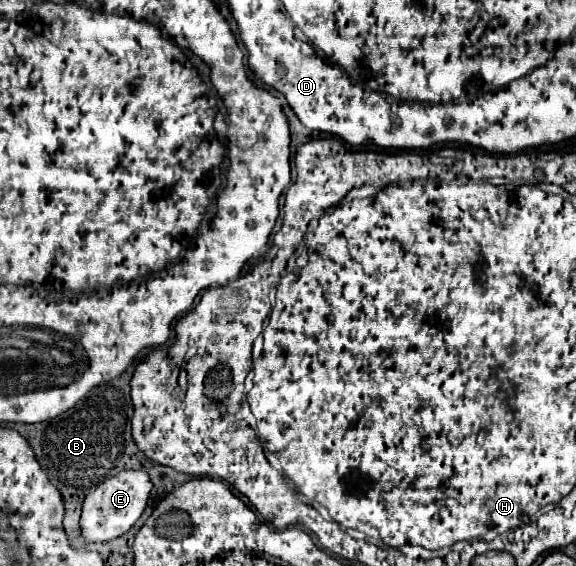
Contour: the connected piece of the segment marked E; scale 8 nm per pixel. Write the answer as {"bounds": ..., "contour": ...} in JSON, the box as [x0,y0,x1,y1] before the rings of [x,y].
{"bounds":[81,469,153,543],"contour":[[[127,469],[97,485],[97,489],[89,493],[83,503],[83,513],[81,513],[83,537],[95,543],[95,541],[111,541],[127,533],[145,511],[145,505],[151,499],[151,491],[153,491],[151,477],[143,469]]]}

